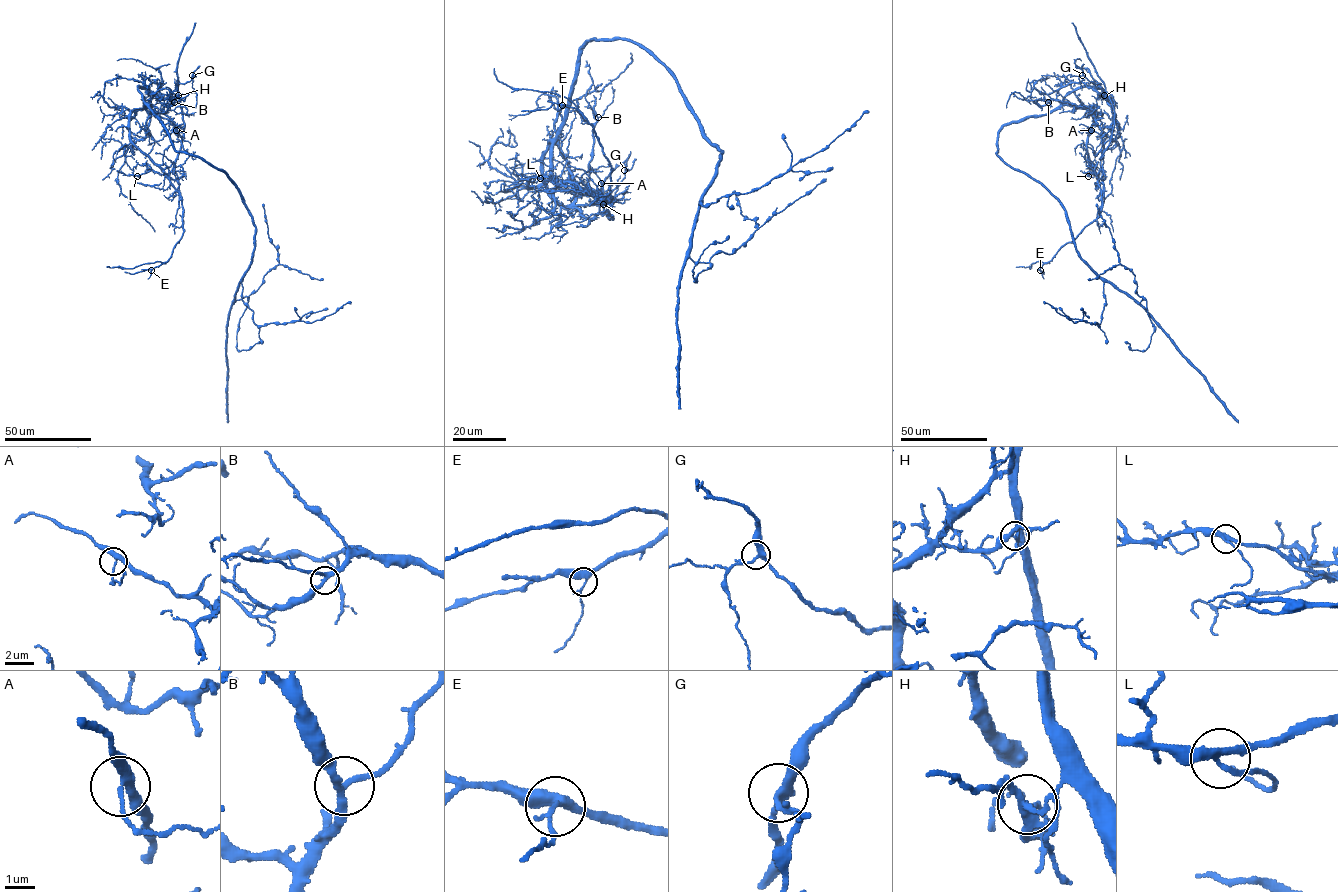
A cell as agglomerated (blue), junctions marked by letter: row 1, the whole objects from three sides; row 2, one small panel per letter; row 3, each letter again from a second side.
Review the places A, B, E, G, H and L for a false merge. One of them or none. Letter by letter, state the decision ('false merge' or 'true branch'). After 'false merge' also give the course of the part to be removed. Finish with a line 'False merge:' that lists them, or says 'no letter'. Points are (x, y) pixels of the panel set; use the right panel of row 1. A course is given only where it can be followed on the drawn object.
A: true branch
B: true branch
E: true branch
G: true branch
H: false merge; course (1104, 95), (1108, 95), (1114, 112), (1109, 145), (1100, 157), (1098, 174), (1093, 170), (1088, 175), (1080, 171)
L: true branch
False merge: H

